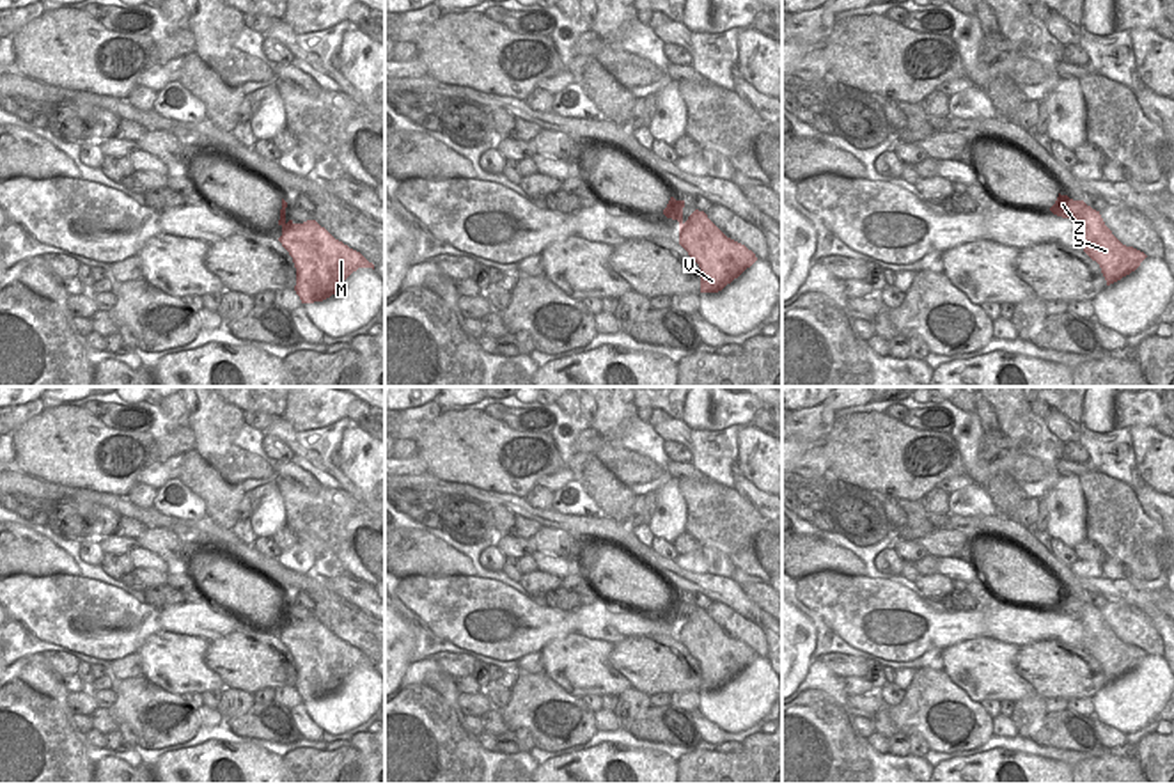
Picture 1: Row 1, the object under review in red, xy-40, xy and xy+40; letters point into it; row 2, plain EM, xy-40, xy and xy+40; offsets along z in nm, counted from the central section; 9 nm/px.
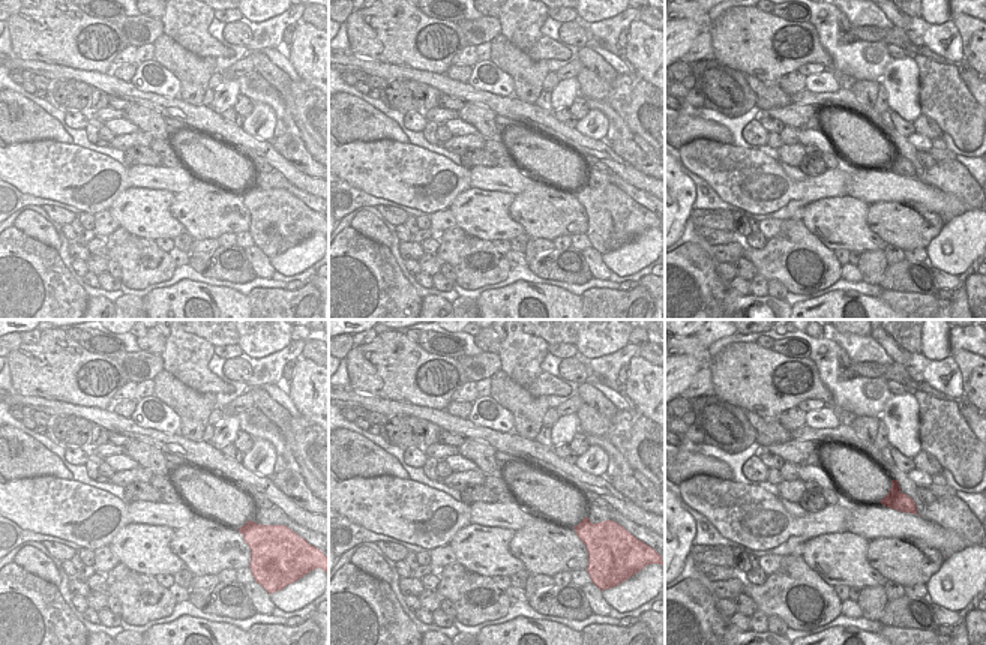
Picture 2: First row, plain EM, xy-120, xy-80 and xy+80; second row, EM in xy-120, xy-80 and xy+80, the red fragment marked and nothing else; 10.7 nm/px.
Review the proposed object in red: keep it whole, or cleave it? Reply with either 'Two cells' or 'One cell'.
Two cells

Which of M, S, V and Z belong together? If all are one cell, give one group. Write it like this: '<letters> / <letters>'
M S V / Z

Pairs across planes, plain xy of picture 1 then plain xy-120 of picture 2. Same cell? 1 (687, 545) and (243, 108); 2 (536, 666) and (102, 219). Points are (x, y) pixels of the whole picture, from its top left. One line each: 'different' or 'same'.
1: same
2: same

